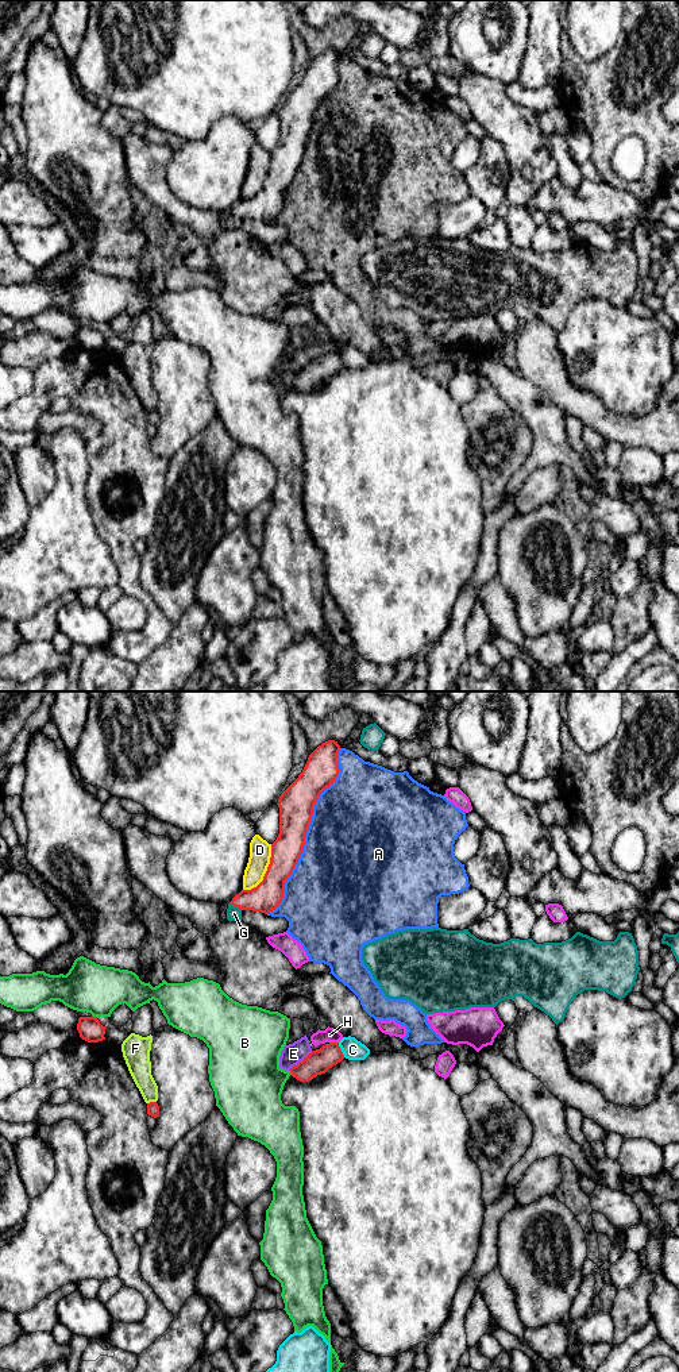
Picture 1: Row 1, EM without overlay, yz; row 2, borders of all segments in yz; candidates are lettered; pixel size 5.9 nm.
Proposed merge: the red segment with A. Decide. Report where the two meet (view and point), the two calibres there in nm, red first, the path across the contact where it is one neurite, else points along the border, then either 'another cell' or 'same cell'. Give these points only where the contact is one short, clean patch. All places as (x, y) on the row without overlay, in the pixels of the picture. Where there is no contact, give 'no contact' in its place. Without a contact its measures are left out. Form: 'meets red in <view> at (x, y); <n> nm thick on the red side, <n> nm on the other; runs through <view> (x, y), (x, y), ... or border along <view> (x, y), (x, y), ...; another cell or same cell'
meets red in yz at (307, 139); 220 nm thick on the red side, 500 nm on the other; another cell

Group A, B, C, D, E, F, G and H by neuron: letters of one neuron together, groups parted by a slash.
A / B / C / D / E H / F / G

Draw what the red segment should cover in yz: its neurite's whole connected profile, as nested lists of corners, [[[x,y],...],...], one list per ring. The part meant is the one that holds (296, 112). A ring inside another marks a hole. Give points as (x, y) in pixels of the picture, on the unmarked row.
[[[328,49],[308,66],[298,86],[281,103],[279,143],[271,153],[271,166],[263,189],[251,199],[242,199],[229,211],[242,219],[271,221],[283,207],[285,190],[304,159],[313,116],[320,103],[339,85],[340,54]]]

